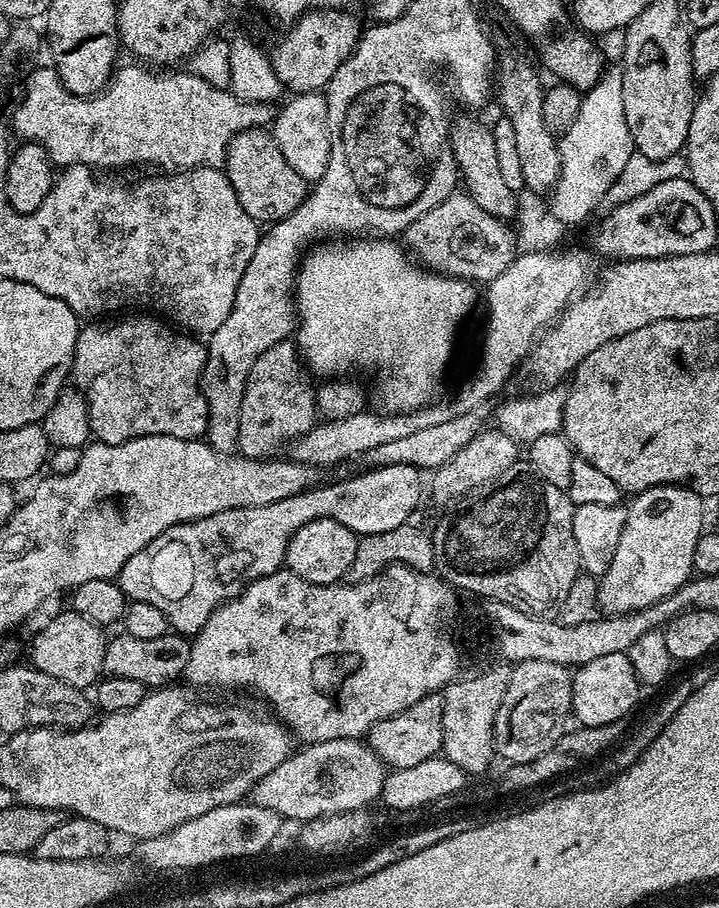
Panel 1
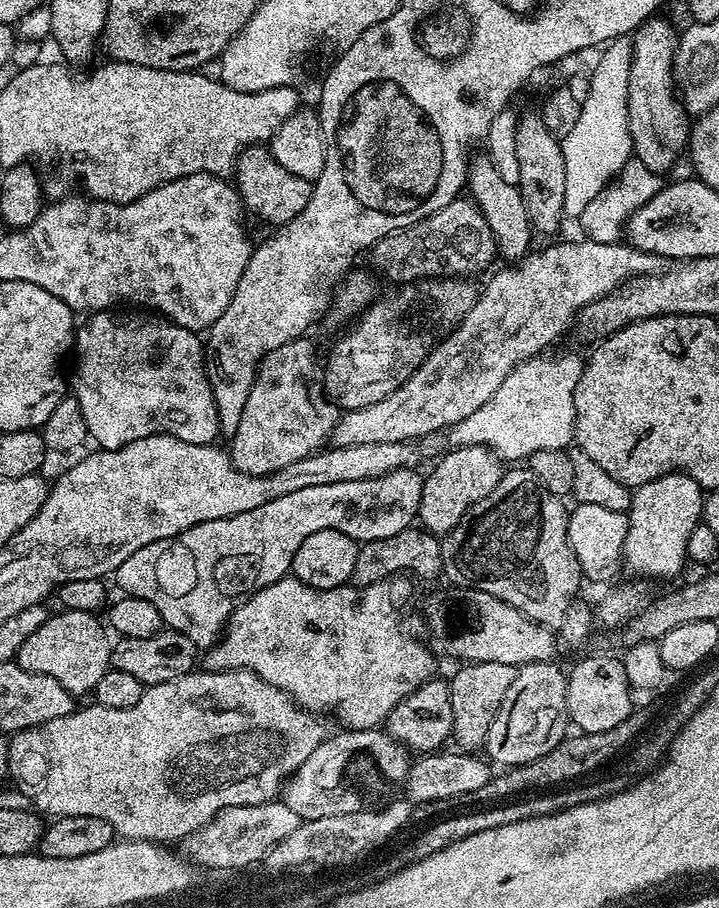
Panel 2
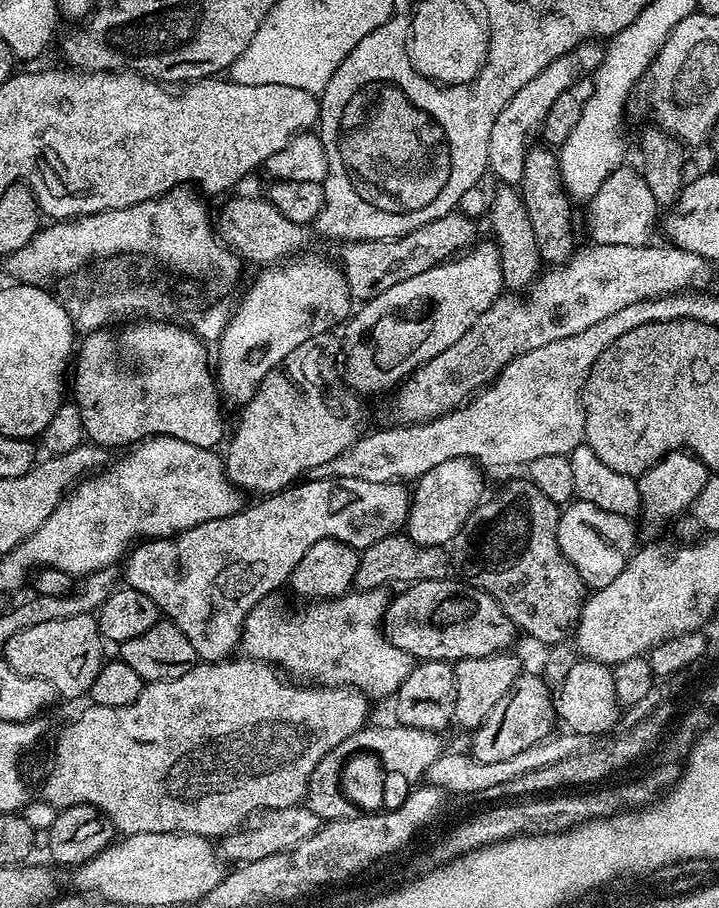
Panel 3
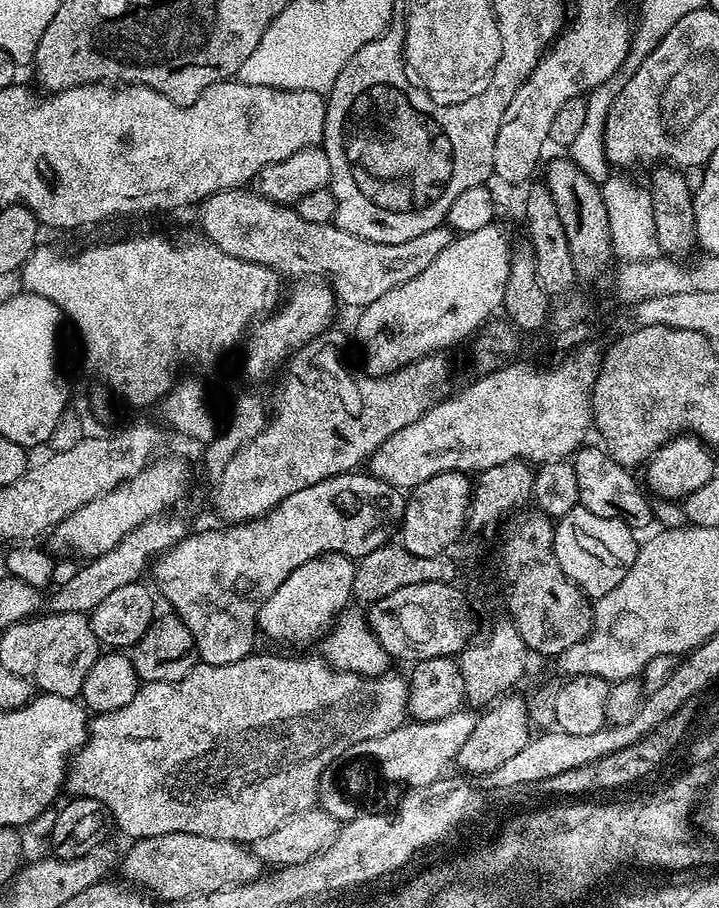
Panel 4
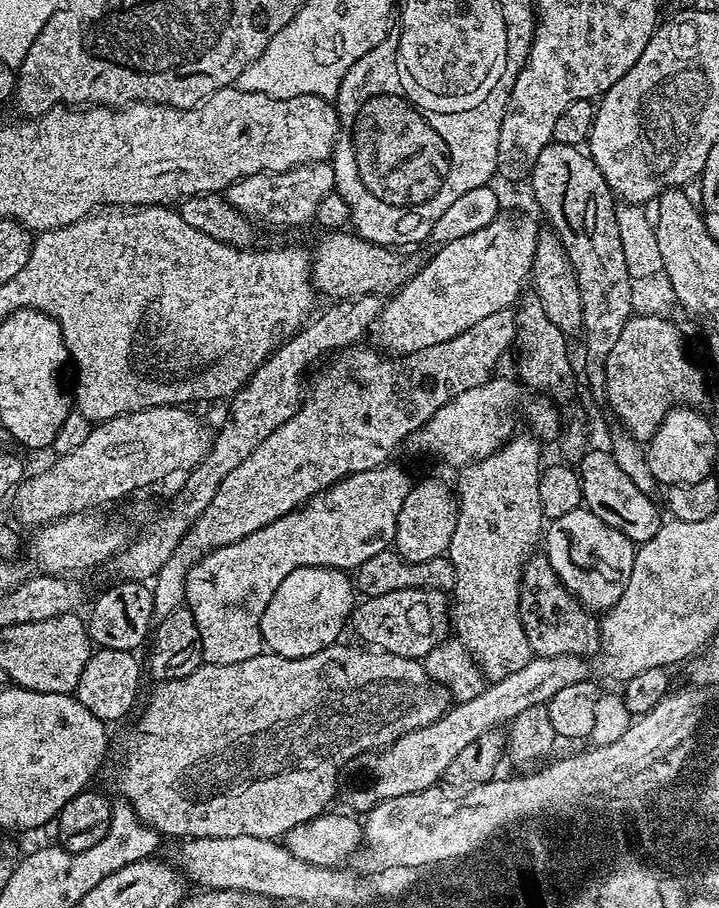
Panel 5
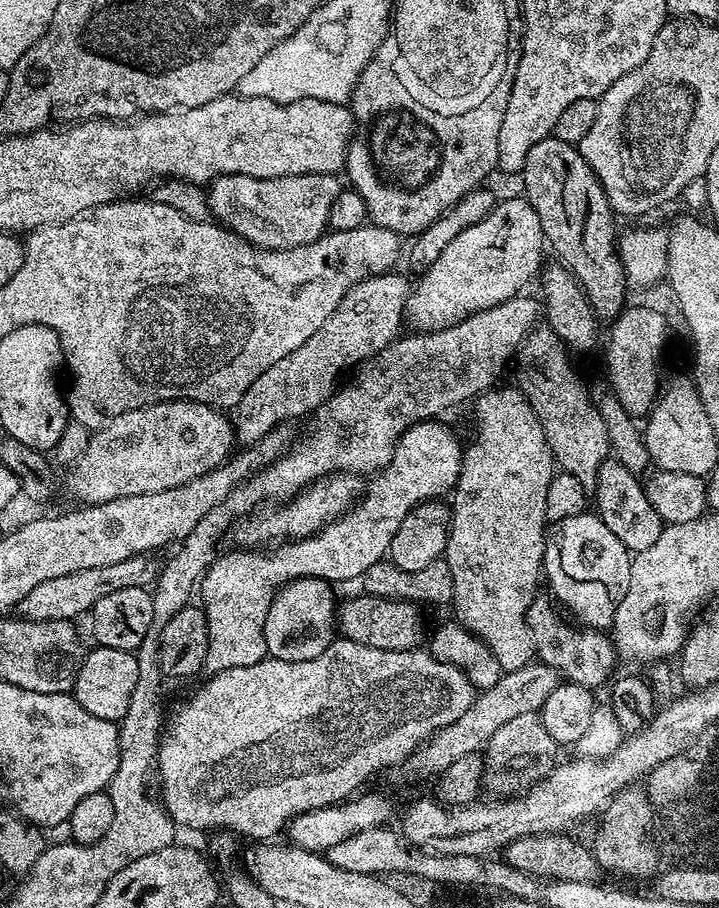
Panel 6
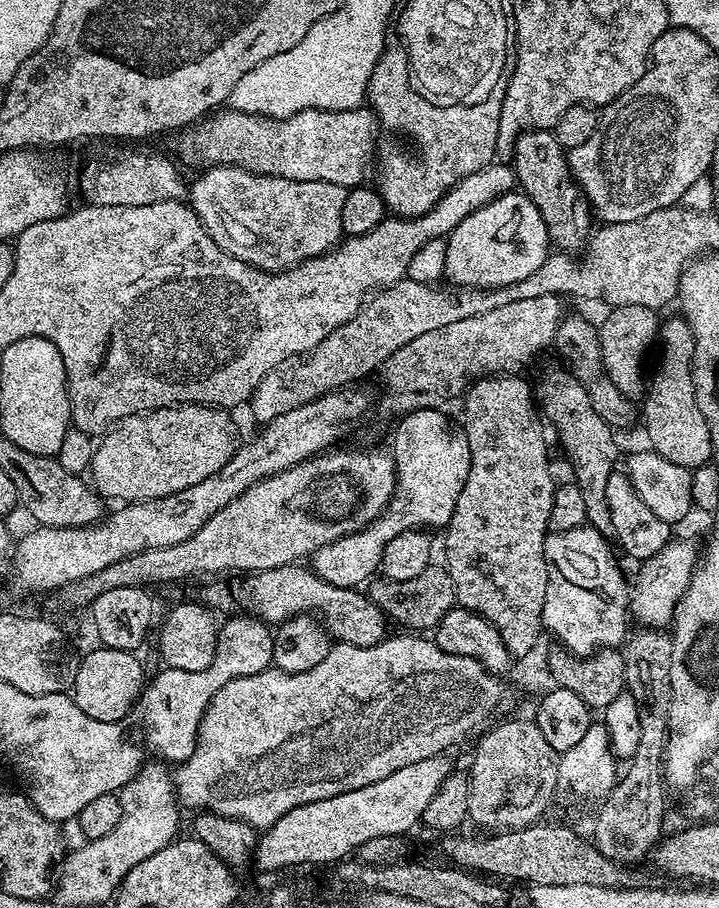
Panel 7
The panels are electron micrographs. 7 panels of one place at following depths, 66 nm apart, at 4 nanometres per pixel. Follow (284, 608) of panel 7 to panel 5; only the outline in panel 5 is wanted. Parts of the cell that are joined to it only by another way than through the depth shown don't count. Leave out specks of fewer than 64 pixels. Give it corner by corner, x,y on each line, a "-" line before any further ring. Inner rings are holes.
407,588
394,590
394,594
369,596
353,607
350,628
356,631
360,639
357,641
373,649
423,661
424,656
434,650
434,646
449,639
450,600
438,588

